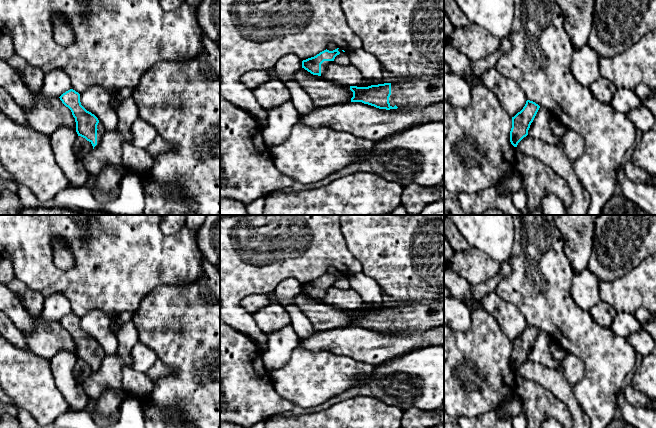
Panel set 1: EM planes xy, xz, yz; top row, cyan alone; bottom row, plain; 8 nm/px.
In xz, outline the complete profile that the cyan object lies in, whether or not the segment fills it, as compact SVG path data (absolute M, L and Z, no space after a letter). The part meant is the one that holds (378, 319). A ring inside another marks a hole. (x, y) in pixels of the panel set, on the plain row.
M444 300L396 304L368 311L350 310L350 314L353 316L351 326L362 326L379 333L425 331L444 325Z

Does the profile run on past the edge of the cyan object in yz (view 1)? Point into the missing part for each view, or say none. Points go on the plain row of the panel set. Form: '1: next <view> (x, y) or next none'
1: next none

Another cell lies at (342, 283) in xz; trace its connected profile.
M346 276L340 277L337 279L333 285L336 289L347 290L350 289L349 278Z

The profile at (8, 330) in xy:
M0 311L0 335L17 348L23 350L27 350L29 348L23 333L2 311Z

